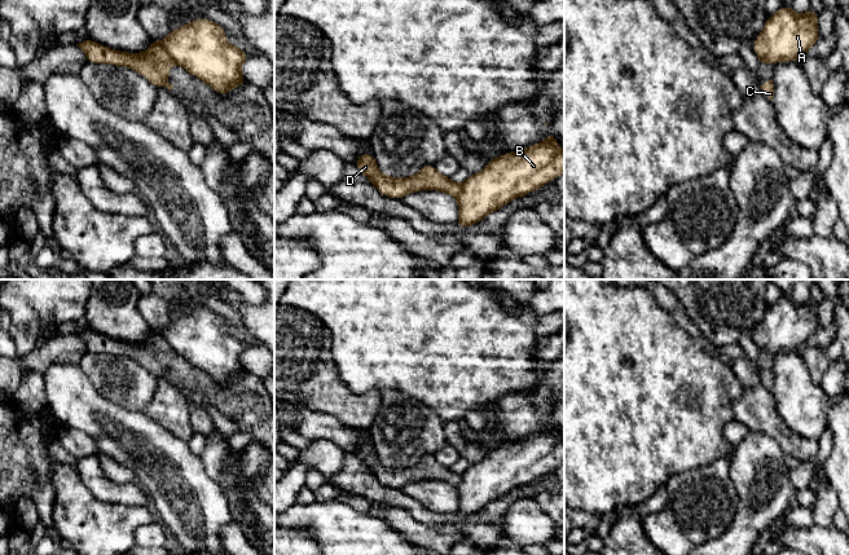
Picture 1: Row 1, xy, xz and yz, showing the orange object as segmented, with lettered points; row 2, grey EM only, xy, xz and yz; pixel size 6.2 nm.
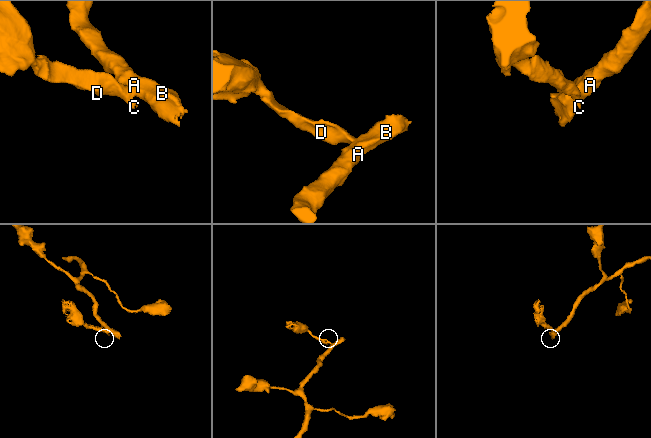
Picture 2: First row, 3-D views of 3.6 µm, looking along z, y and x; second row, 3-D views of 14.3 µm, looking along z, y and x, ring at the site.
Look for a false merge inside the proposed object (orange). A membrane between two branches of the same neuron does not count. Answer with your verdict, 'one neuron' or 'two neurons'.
two neurons

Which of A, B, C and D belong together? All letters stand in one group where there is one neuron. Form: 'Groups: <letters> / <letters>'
Groups: A B / C D

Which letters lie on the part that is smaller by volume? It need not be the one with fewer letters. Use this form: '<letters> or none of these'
C, D

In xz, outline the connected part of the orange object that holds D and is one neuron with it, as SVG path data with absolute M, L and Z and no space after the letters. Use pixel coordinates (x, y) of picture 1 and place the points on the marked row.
M371 151L364 153L353 164L380 194L393 199L401 199L404 195L419 190L439 190L456 198L461 193L459 184L454 184L449 177L443 176L431 164L423 166L415 176L406 179L382 175Z

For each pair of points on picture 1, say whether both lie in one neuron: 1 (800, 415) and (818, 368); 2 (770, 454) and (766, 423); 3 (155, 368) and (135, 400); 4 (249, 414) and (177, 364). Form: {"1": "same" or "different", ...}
{"1": "different", "2": "different", "3": "different", "4": "same"}

